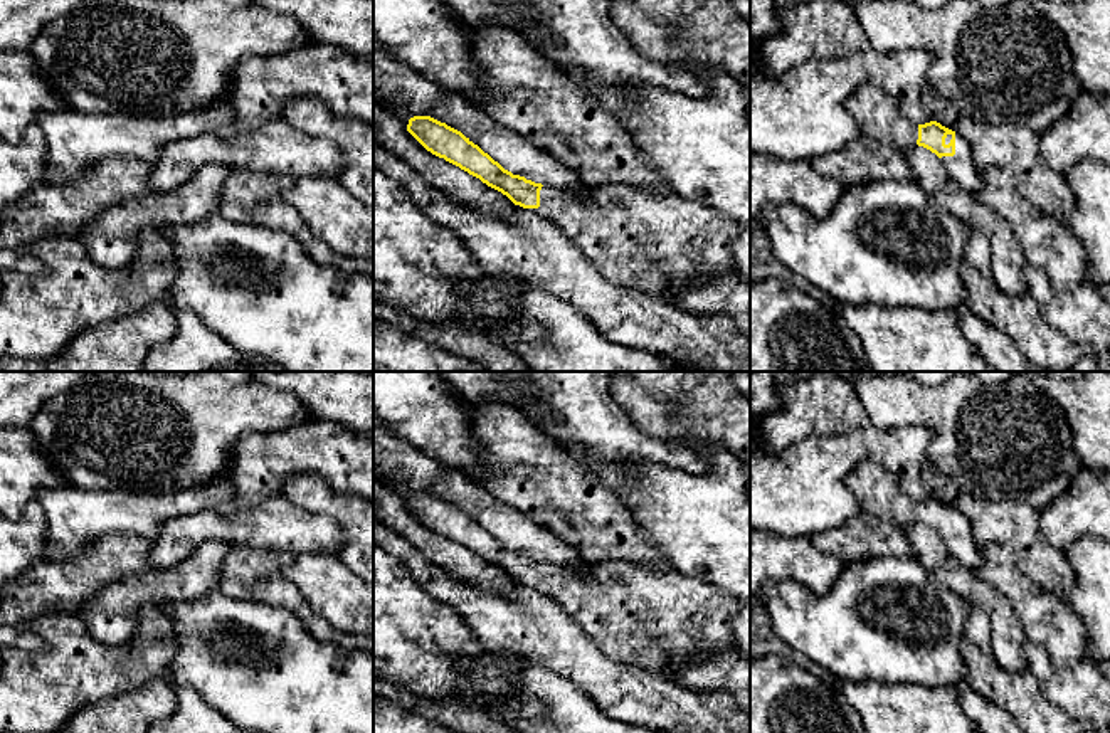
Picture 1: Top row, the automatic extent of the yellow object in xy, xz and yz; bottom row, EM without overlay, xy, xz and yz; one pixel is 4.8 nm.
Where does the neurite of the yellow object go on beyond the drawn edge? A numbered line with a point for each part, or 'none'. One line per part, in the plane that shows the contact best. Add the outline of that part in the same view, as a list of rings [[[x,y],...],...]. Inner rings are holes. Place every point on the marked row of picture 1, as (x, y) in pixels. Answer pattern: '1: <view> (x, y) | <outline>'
1: yz (961, 167) | [[[955,133],[955,155],[940,158],[947,175],[965,192],[977,193],[982,187],[982,173],[974,161],[969,143]]]

